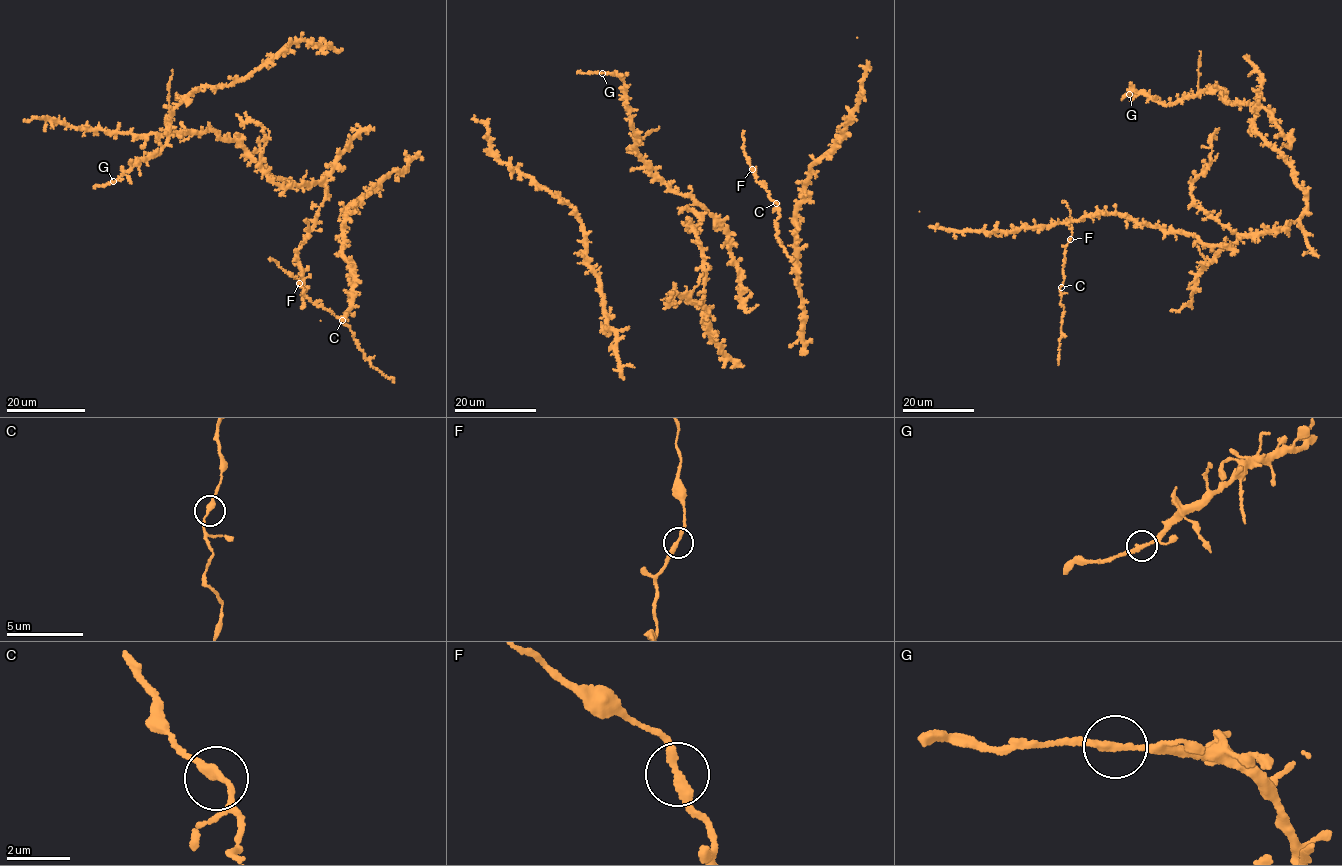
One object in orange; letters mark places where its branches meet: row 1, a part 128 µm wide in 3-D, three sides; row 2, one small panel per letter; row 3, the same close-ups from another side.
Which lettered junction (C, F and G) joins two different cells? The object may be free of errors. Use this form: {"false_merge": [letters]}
{"false_merge": []}

